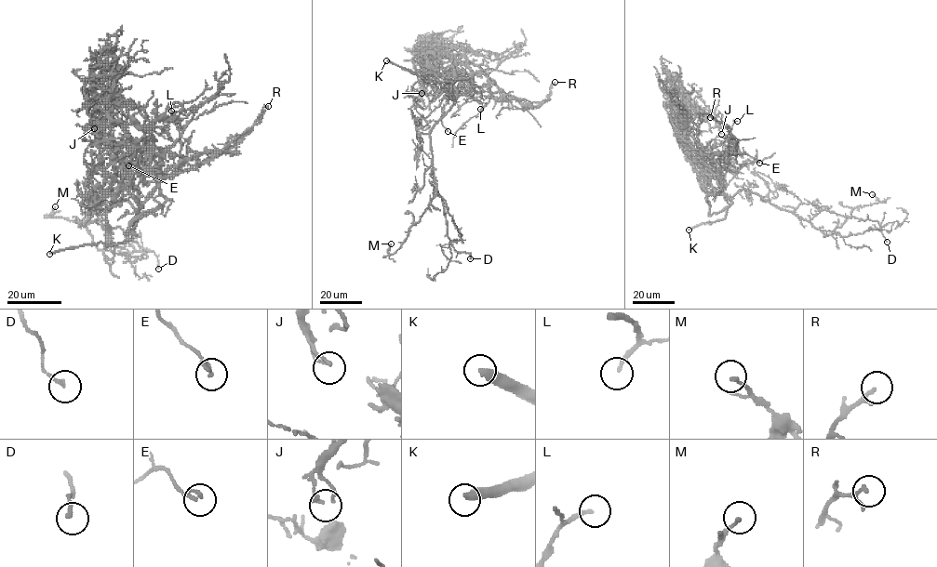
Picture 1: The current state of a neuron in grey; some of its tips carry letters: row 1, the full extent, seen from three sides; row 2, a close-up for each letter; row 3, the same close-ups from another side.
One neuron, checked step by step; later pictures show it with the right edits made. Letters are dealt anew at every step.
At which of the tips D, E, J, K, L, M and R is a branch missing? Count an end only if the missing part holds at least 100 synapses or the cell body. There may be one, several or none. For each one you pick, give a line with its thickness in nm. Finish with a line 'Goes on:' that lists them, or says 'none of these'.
K: Thickness 440 nm
Goes on: K

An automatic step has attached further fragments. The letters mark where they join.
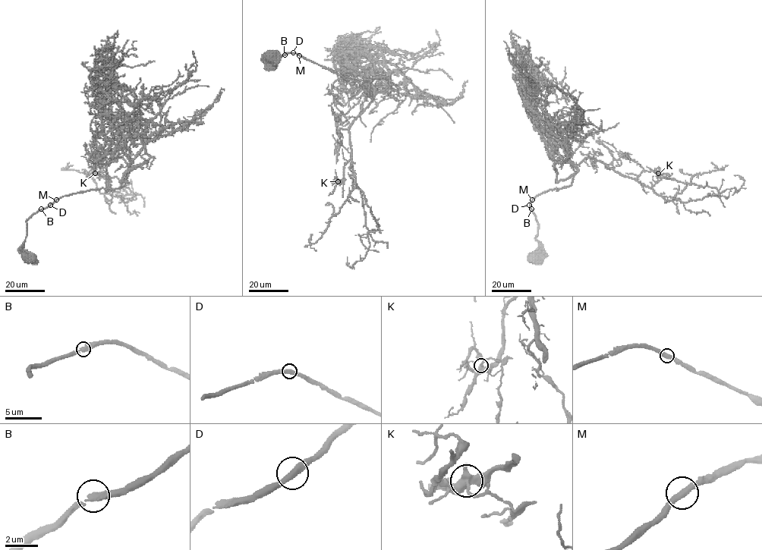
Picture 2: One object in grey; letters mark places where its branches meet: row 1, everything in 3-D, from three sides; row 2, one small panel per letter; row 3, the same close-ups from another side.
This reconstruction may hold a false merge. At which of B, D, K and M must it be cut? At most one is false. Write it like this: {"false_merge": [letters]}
{"false_merge": []}

